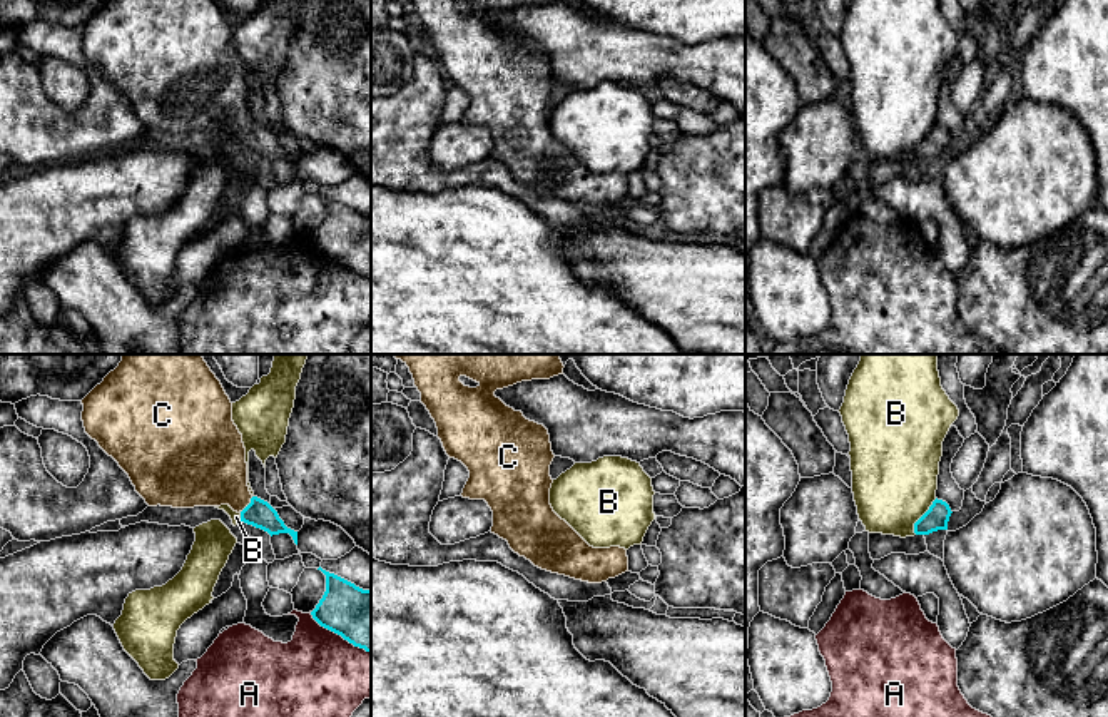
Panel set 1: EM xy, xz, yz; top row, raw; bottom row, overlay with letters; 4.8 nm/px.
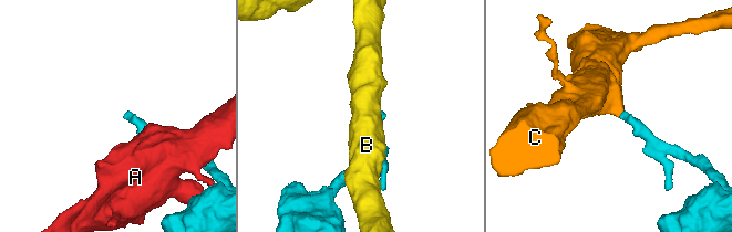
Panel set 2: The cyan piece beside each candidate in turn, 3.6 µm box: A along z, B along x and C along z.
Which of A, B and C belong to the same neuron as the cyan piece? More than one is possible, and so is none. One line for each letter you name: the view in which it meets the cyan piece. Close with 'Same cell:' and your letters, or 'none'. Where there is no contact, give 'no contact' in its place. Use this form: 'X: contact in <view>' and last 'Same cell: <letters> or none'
C: contact in xy
Same cell: C

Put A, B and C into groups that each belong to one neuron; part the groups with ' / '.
A / B / C

